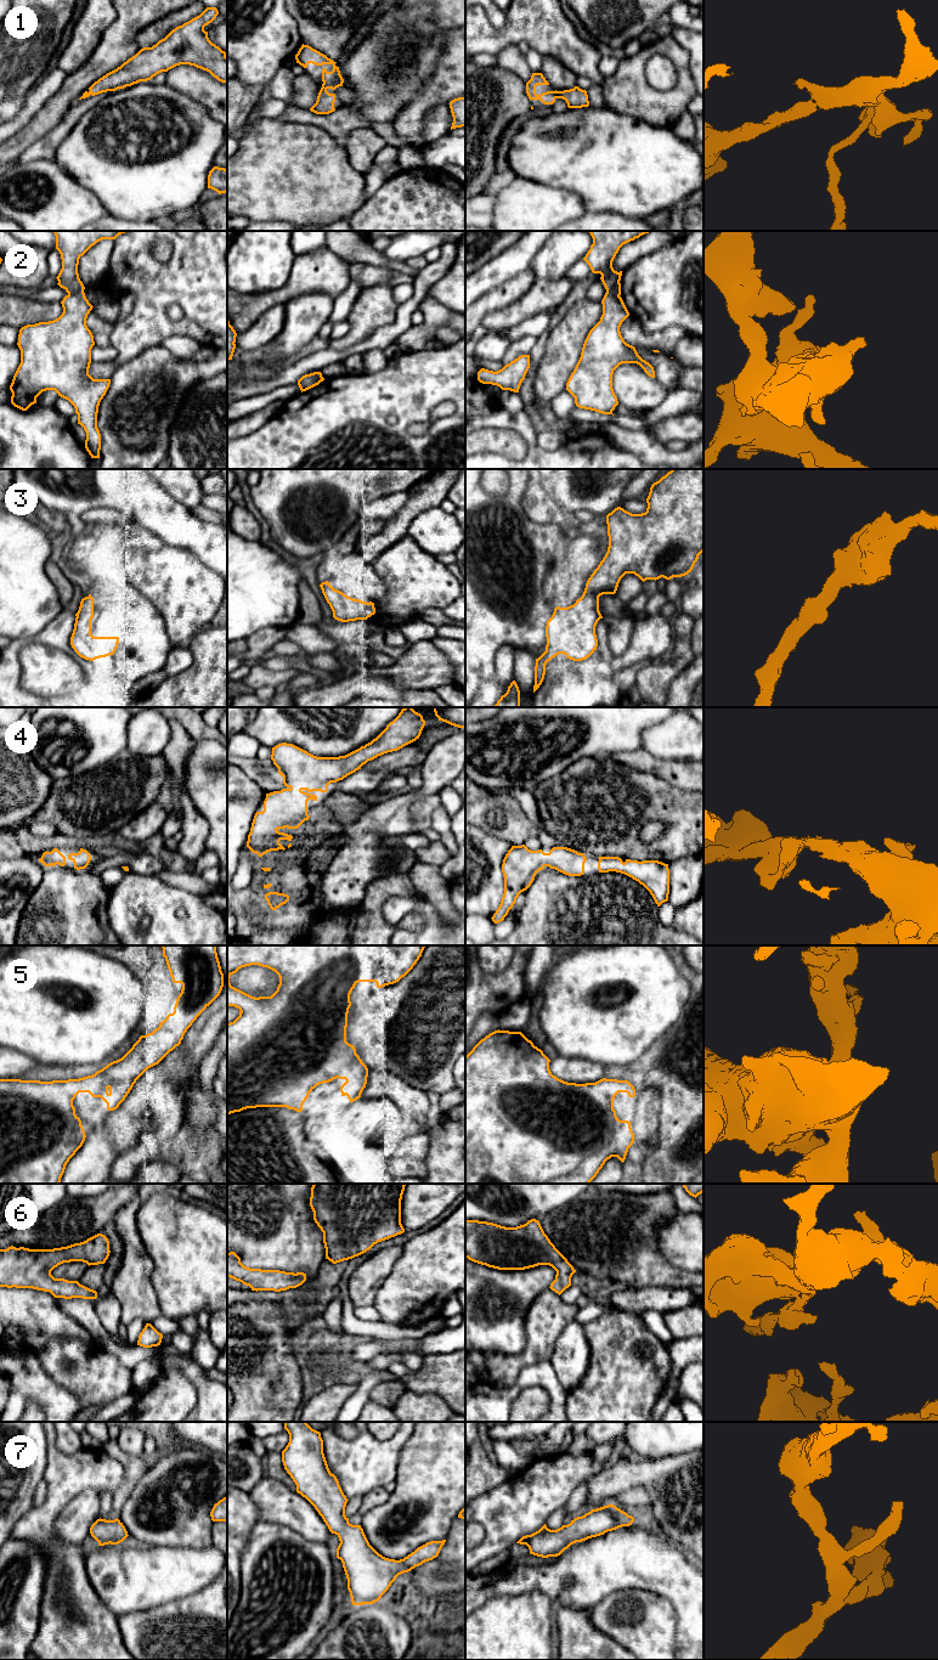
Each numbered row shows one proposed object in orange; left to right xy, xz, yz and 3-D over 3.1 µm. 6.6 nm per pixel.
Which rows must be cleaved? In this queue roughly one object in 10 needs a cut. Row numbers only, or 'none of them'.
2

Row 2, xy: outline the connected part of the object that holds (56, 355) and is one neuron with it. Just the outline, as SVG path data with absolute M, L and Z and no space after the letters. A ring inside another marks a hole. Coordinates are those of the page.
M84 292L69 293L61 304L63 312L58 318L27 324L19 329L17 345L21 350L21 363L10 385L11 403L22 411L27 411L36 403L36 397L43 391L55 390L58 396L74 406L78 424L86 433L85 448L91 458L100 458L101 434L97 428L97 413L111 379L94 379L89 374L91 349L95 341L86 326L86 318L94 306L89 303Z

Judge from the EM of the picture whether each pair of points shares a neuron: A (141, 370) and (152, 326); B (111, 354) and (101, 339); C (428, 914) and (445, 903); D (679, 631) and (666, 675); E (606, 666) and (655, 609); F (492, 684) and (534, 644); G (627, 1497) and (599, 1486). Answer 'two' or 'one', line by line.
A: two
B: two
C: two
D: one
E: one
F: two
G: two

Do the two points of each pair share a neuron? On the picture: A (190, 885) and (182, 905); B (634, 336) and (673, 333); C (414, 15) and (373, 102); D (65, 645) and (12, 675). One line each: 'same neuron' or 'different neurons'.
A: different neurons
B: same neuron
C: same neuron
D: same neuron

